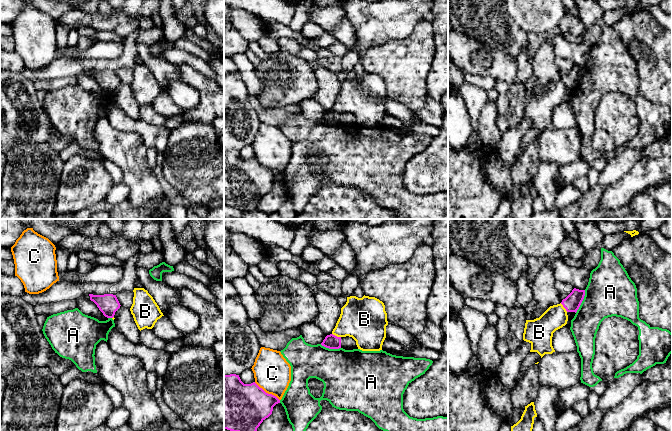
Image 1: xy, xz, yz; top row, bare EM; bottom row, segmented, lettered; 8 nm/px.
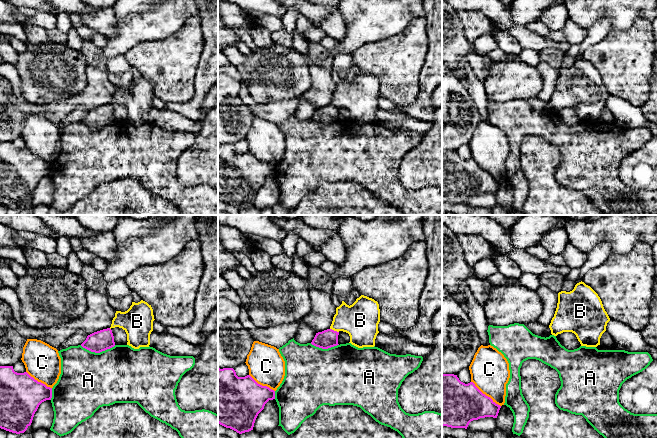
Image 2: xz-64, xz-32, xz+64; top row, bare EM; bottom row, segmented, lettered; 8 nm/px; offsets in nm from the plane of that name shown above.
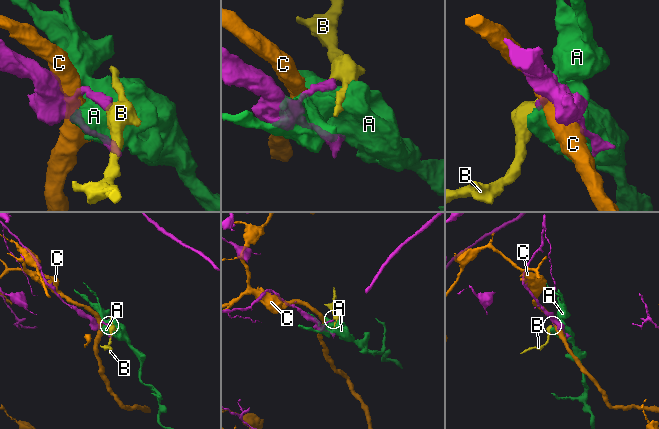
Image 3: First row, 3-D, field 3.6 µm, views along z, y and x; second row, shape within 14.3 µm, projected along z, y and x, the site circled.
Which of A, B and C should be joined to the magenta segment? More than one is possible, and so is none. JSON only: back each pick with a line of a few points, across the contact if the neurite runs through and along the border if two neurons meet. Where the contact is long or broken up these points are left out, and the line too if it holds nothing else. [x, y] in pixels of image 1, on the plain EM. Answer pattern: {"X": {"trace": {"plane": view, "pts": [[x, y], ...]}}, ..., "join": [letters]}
{"join": []}

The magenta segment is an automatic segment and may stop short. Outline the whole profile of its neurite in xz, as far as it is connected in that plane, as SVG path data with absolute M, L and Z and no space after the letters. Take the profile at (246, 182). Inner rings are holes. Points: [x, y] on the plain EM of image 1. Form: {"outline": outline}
{"outline": "M224 151L224 205L239 208L243 213L256 210L260 200L268 194L280 176L266 169L255 158L244 160L239 151Z"}

